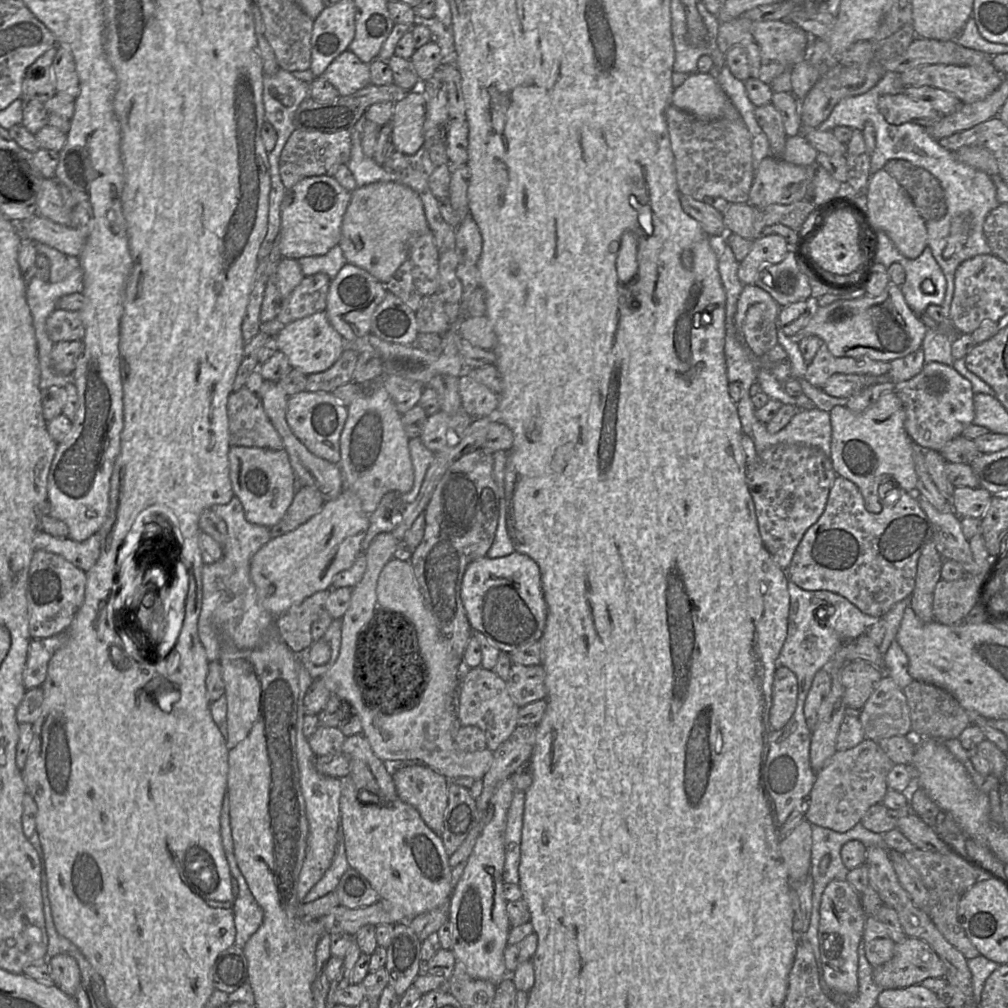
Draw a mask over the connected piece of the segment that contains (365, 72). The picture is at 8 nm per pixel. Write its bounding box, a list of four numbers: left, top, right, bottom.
[321,50,370,96]

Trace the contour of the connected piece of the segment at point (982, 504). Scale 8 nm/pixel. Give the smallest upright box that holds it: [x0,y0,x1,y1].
[953,487,992,518]

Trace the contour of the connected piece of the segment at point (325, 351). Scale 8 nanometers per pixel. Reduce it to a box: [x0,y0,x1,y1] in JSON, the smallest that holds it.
[275,311,345,375]

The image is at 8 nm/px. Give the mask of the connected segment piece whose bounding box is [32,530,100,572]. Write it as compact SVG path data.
M38 530L32 543L35 551L45 550L58 554L84 572L88 572L100 556L100 536L98 533L82 542L77 542L70 537L53 537L42 530Z

